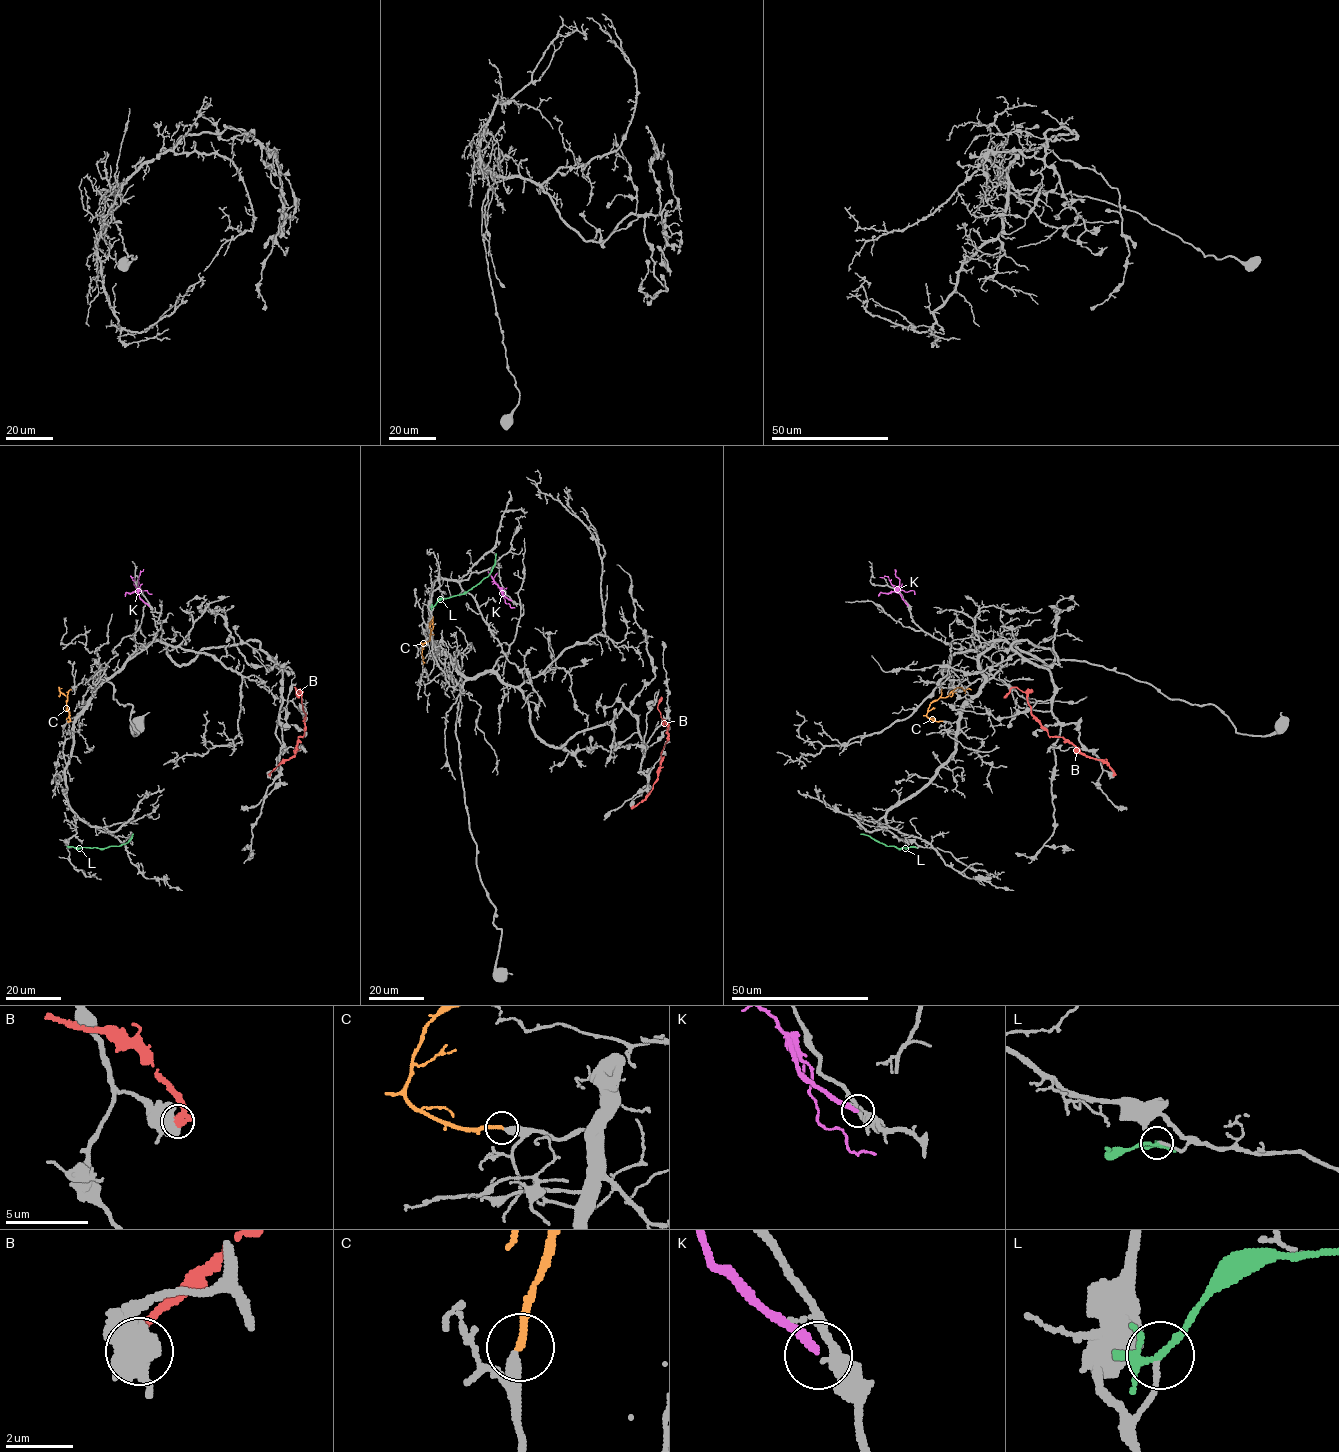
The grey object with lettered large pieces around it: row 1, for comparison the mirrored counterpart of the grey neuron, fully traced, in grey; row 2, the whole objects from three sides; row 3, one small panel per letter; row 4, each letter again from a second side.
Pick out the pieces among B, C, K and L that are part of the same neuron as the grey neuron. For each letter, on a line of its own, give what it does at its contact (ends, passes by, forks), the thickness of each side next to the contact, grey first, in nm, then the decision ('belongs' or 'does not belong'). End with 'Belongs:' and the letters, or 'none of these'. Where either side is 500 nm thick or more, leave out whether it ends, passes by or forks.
B: calibres 800 and 420 nm; does not belong
C: it ends; calibres 400 and 240 nm; belongs
K: it ends; calibres 280 and 240 nm; does not belong
L: it forks; calibres 150 and 190 nm; does not belong
Belongs: C

